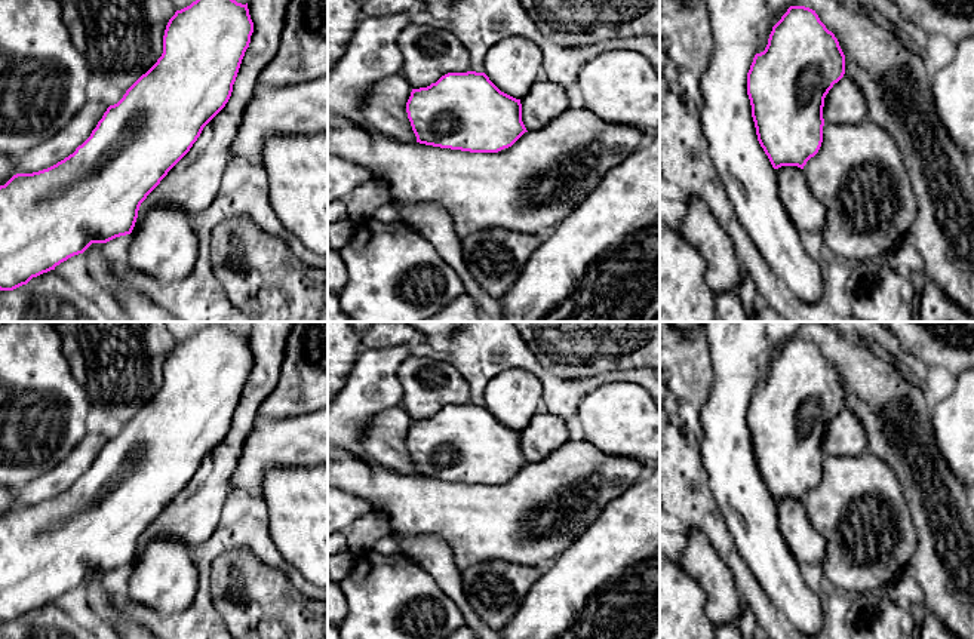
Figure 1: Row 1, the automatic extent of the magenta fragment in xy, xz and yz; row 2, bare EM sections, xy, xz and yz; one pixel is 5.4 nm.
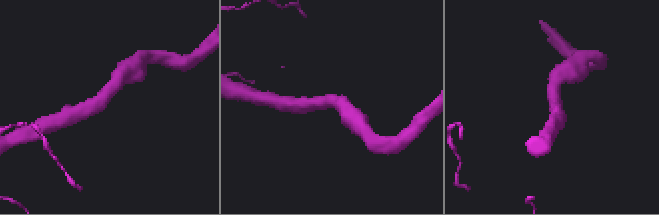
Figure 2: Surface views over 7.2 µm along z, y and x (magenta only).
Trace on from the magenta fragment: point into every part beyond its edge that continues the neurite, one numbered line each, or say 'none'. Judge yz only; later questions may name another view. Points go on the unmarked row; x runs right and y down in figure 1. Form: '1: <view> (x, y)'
1: yz (807, 546)

